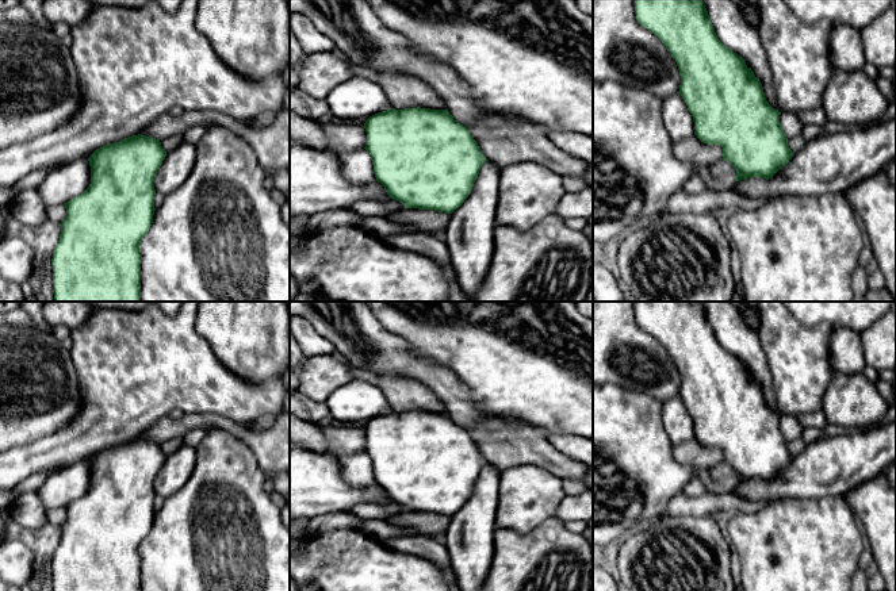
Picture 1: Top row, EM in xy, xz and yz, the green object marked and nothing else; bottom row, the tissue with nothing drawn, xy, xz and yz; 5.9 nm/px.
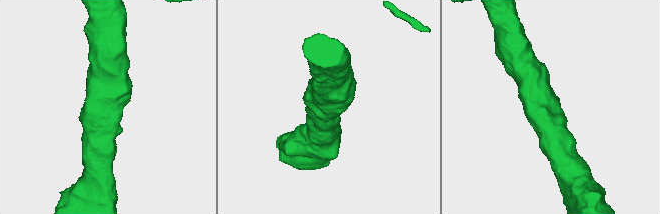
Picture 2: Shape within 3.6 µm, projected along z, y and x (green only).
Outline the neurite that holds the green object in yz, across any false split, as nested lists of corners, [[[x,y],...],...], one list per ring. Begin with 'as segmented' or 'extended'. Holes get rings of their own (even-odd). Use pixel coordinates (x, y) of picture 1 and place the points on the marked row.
as segmented; [[[635,0],[635,15],[640,26],[655,34],[675,60],[679,76],[679,95],[694,122],[694,135],[707,145],[723,147],[723,160],[736,170],[736,181],[750,177],[771,179],[793,157],[781,127],[781,112],[765,97],[762,84],[744,60],[725,47],[717,38],[702,0]]]

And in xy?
as segmented; [[[142,134],[104,145],[91,154],[89,187],[64,204],[66,216],[51,258],[54,302],[141,302],[139,243],[153,223],[154,179],[165,157],[160,139]]]

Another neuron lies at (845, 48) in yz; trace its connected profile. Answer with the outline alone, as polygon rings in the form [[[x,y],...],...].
[[[832,23],[828,49],[834,69],[862,70],[866,64],[861,30],[853,26]]]

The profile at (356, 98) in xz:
[[[352,76],[337,84],[325,97],[329,111],[340,120],[368,119],[391,108],[378,82]]]

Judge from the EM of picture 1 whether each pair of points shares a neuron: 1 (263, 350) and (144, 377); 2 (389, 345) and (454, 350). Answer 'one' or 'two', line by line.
1: two
2: two

